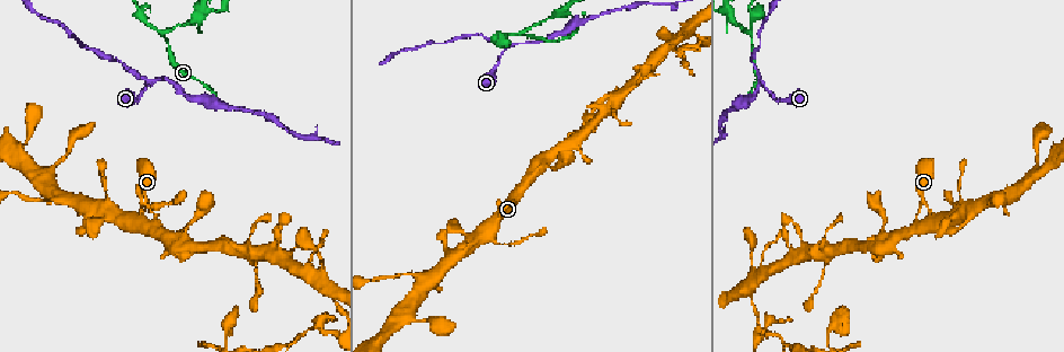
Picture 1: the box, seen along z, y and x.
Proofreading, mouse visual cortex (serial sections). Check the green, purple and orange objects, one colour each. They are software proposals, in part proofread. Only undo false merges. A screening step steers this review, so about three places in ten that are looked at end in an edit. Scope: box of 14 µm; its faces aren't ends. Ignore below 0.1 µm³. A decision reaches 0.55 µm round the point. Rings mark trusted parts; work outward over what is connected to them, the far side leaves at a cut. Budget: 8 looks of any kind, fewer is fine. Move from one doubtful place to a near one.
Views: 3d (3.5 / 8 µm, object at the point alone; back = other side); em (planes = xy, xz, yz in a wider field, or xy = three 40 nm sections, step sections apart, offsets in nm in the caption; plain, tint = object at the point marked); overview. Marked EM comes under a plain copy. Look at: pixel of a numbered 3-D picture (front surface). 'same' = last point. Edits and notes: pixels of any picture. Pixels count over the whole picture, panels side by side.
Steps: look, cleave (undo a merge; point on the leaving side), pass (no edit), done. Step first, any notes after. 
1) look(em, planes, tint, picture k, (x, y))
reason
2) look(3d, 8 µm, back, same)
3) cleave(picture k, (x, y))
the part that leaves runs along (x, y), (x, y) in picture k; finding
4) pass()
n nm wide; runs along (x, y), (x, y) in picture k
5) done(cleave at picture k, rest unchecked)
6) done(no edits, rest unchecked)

look(3d, 3.5 µm, back, picture 1, (148, 81))
a narrow waist

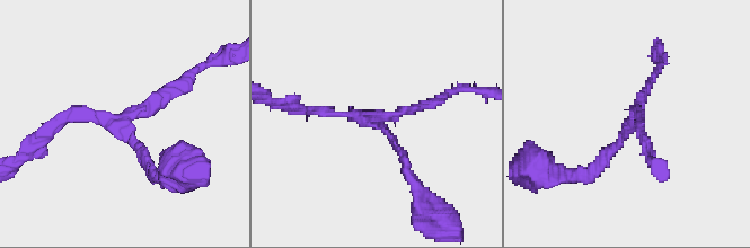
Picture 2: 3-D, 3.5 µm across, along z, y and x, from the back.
look(em, xy, step 5, tint, picture 2, (121, 124))
3 arms; arms of 150, 150, 150 nm; now the EM

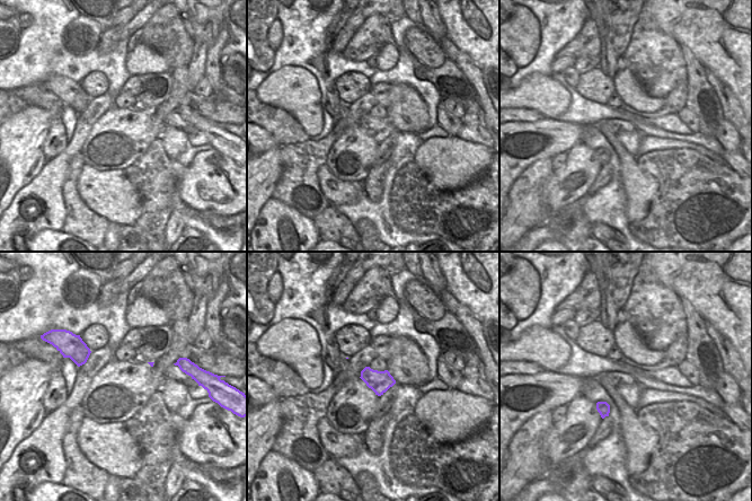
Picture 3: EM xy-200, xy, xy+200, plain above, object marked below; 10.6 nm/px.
pass()
runs along (406, 162), (389, 134), (361, 116), (302, 111) in picture 2; all the same cell

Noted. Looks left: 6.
look(3d, 3.5 µm, picture 1, (749, 32))
abrupt turn

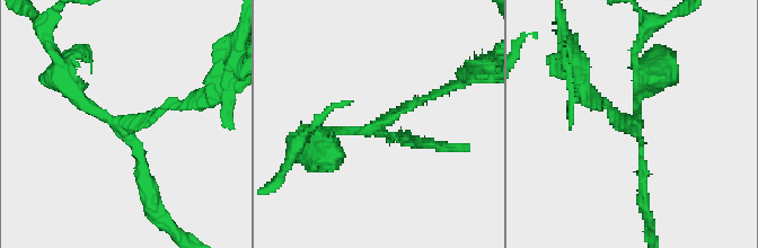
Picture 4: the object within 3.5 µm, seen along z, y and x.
look(em, xy, step 1, tint, picture 4, (637, 131))
shape alone is not enough

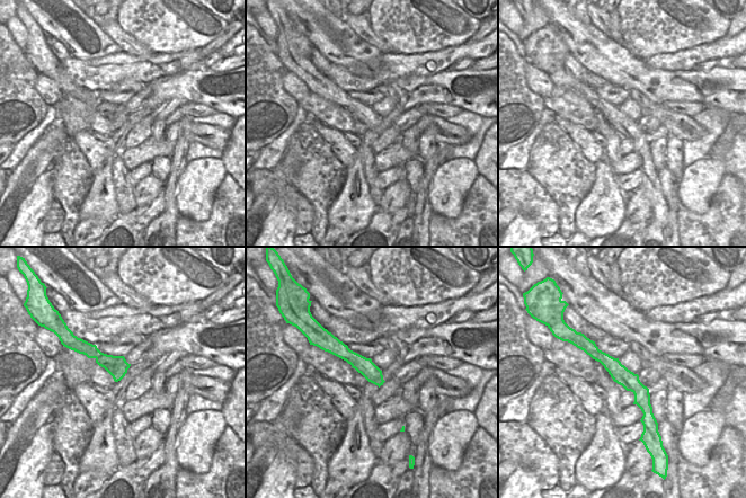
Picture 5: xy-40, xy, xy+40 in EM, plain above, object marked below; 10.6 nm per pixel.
cleave(picture 4, (184, 106))
the part that leaves runs along (150, 117), (203, 100), (234, 69) in picture 4; a second cell is stuck on

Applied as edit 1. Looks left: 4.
look(overview)
redraw

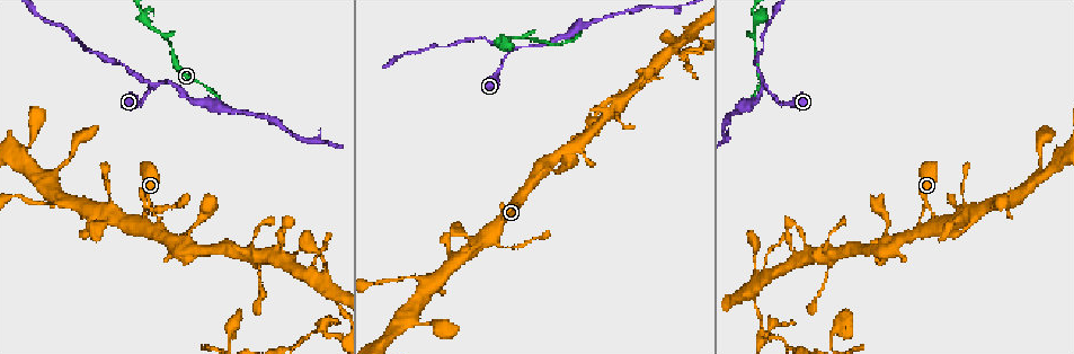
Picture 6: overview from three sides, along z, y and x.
look(3d, 3.5 µm, picture 6, (144, 218))
small branch off a trunk

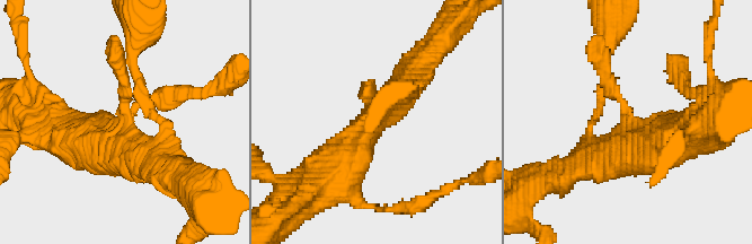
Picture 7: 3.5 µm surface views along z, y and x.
pass()
runs along (130, 61), (123, 148), (158, 162) in picture 7; one cell here

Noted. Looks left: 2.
done(cleave at picture 4, rest unchecked)

